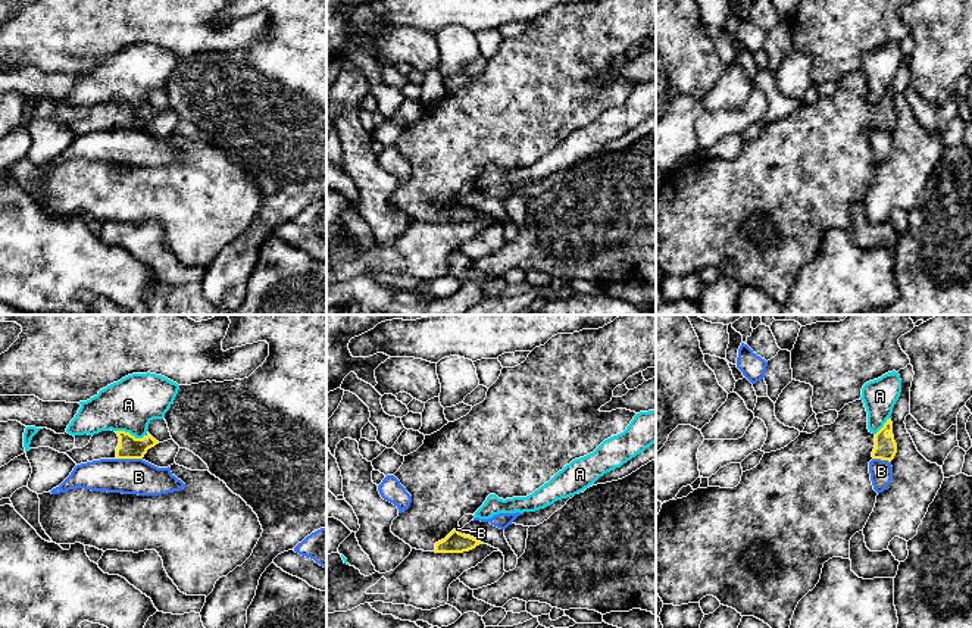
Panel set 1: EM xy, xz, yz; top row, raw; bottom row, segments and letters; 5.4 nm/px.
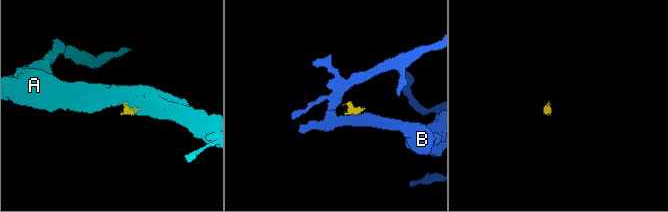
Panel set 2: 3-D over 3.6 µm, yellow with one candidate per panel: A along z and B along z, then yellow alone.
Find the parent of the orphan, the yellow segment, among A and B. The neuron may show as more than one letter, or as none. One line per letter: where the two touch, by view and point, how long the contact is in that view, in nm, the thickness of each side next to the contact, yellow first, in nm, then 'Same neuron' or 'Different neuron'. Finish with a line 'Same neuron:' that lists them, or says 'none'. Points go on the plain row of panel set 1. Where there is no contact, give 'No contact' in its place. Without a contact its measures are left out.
A: Touches yellow at xy (128, 103). Shared border 170 nm. Thickness 130 nm (yellow) against 280 nm. Different neuron
B: Touches yellow at xy (130, 128). Shared border 140 nm. Thickness 130 nm (yellow) against 190 nm. Different neuron
Same neuron: none

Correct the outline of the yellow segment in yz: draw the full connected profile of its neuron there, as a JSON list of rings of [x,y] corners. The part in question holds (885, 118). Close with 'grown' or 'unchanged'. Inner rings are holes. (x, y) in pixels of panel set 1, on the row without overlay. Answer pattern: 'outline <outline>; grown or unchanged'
outline [[[863,71],[846,75],[831,96],[815,103],[800,103],[787,118],[765,124],[760,134],[743,143],[734,159],[697,159],[687,168],[662,175],[656,190],[656,263],[663,275],[698,274],[706,266],[735,279],[741,287],[754,287],[779,306],[788,303],[798,272],[821,250],[823,234],[832,228],[850,229],[850,210],[863,201],[873,182],[878,163],[873,160],[869,132],[891,132],[897,124],[893,93],[872,104]]]; grown

